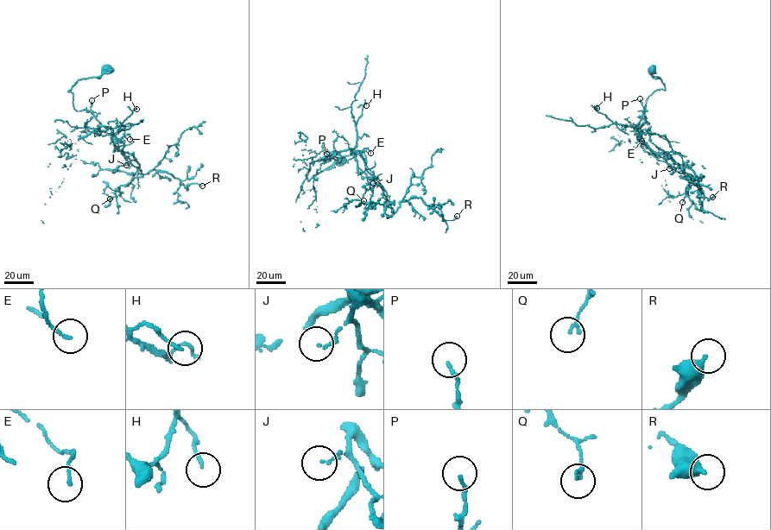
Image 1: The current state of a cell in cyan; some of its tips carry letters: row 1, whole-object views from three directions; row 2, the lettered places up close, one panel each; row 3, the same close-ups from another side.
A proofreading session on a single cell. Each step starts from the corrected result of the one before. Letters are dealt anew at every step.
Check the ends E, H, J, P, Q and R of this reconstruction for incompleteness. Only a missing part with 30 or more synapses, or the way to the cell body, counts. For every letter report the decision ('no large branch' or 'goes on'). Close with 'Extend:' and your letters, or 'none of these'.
E: no large branch
H: no large branch
J: no large branch
P: no large branch
Q: no large branch
R: no large branch
Extend: none of these

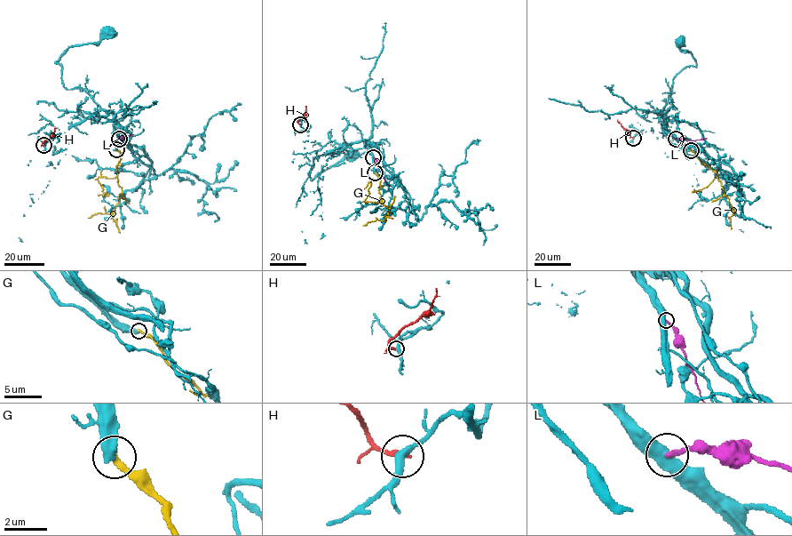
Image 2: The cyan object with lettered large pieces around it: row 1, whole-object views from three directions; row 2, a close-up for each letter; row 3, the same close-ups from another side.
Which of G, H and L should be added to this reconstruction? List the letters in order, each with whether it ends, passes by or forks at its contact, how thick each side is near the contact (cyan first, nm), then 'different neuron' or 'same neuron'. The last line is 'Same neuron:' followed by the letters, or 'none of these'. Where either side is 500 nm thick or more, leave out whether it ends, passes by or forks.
G: 600 nm thick on the cyan side, 280 nm on the other; different neuron
H: it ends there; 360 nm thick on the cyan side, 260 nm on the other; different neuron
L: 550 nm thick on the cyan side, 200 nm on the other; different neuron
Same neuron: none of these

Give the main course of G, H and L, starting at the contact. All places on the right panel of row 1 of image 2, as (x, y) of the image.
G: (691, 150), (715, 172), (735, 214)
H: (633, 137), (617, 120)
L: (676, 139), (694, 140), (707, 138)

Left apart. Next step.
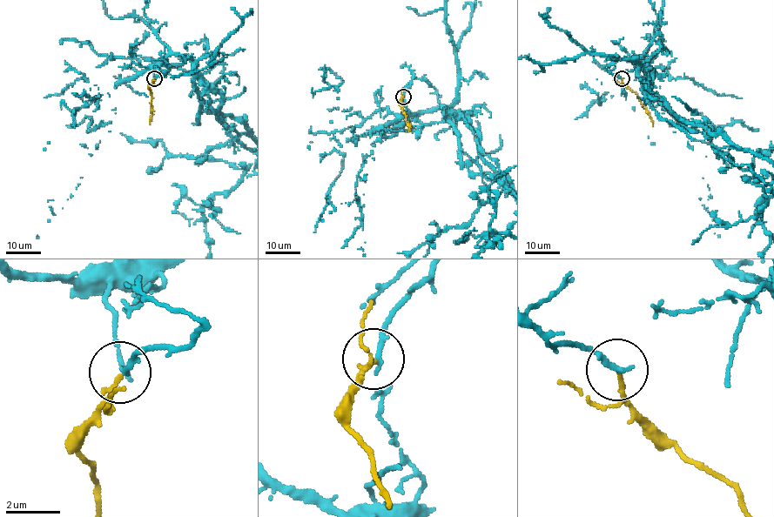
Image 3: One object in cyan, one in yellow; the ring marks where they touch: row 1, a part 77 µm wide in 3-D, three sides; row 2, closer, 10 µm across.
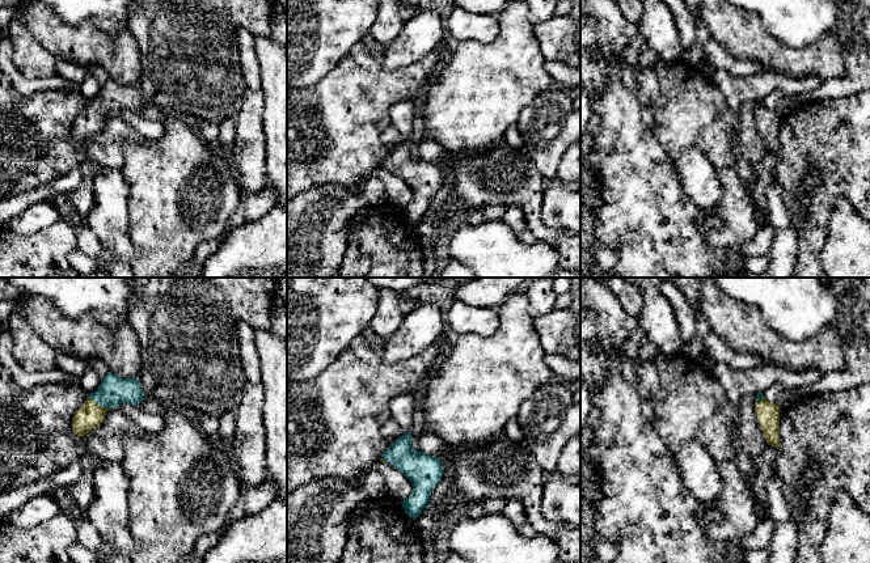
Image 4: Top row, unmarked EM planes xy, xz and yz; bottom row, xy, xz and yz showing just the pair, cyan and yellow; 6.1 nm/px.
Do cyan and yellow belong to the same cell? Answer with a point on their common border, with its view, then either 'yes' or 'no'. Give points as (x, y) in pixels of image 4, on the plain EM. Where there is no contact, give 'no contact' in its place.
meets cyan in xy at (98, 111); yes

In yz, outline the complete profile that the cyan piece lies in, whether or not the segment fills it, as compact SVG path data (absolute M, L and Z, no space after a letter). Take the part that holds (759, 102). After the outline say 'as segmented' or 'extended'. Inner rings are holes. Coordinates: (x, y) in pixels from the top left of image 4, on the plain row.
M763 100L756 101L755 118L760 130L761 137L768 152L780 153L780 119L776 110L769 109L763 103Z | extended

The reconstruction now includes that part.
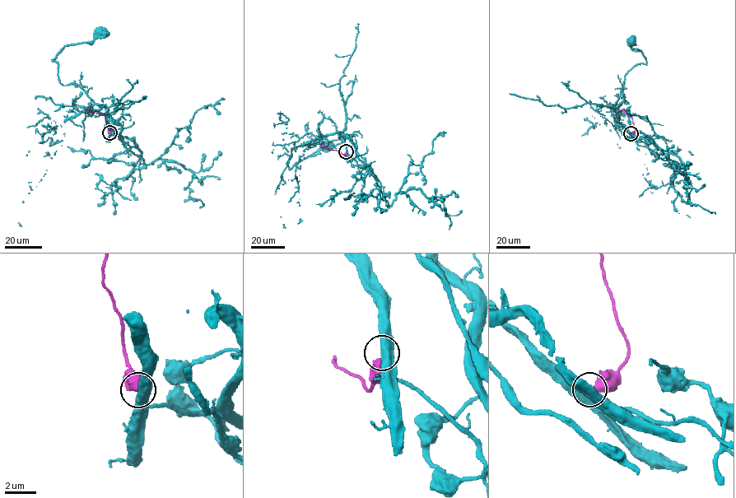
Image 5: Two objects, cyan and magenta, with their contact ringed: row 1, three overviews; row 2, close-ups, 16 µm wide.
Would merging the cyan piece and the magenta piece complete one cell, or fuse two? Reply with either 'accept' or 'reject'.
reject

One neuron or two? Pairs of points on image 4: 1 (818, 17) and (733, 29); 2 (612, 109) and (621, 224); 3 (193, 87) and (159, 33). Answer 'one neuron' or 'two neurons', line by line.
1: two neurons
2: one neuron
3: one neuron

